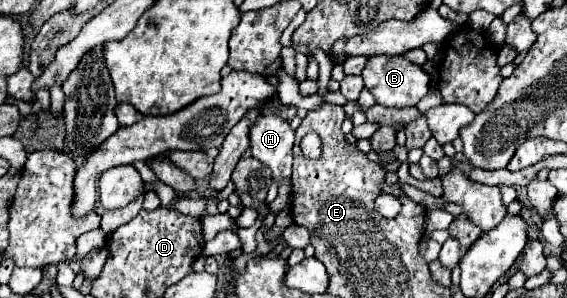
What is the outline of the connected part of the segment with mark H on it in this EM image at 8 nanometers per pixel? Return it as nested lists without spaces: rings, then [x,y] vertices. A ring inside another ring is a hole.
[[[264,112],[250,126],[250,152],[264,162],[280,184],[292,176],[294,130],[274,112]]]

